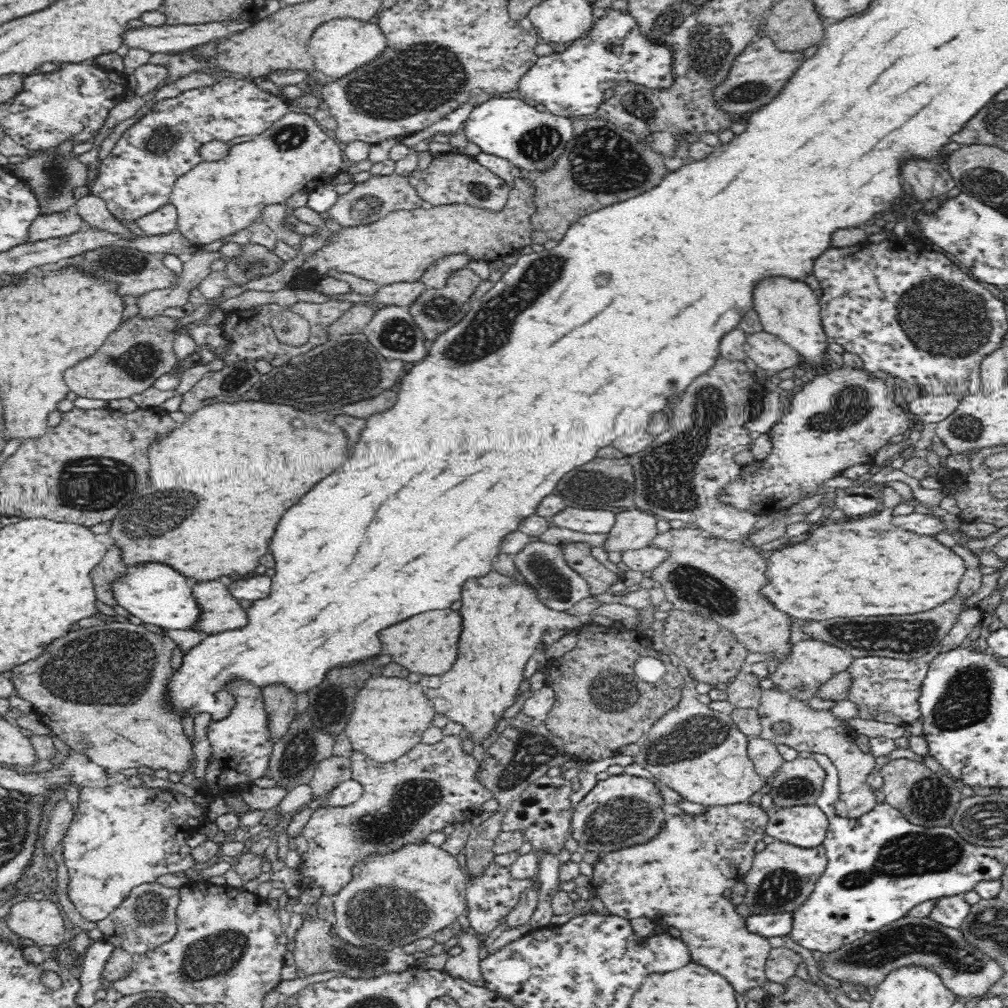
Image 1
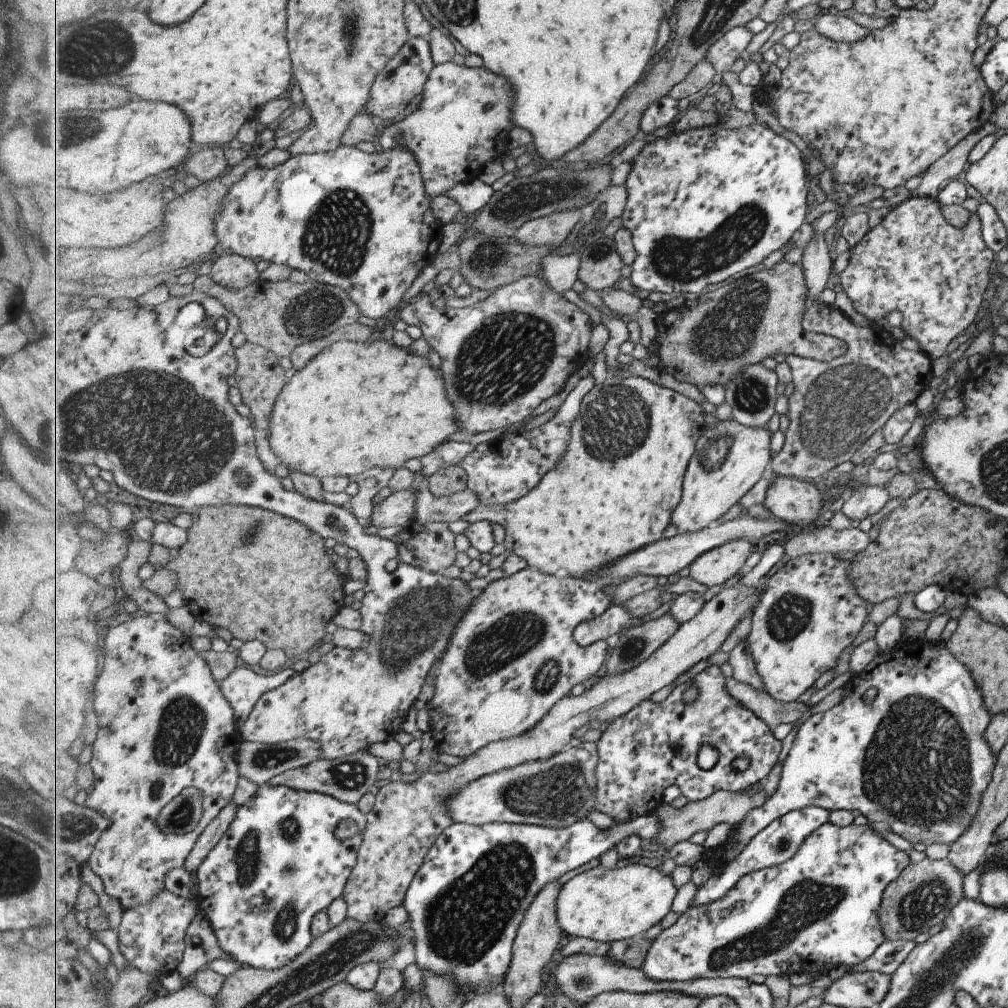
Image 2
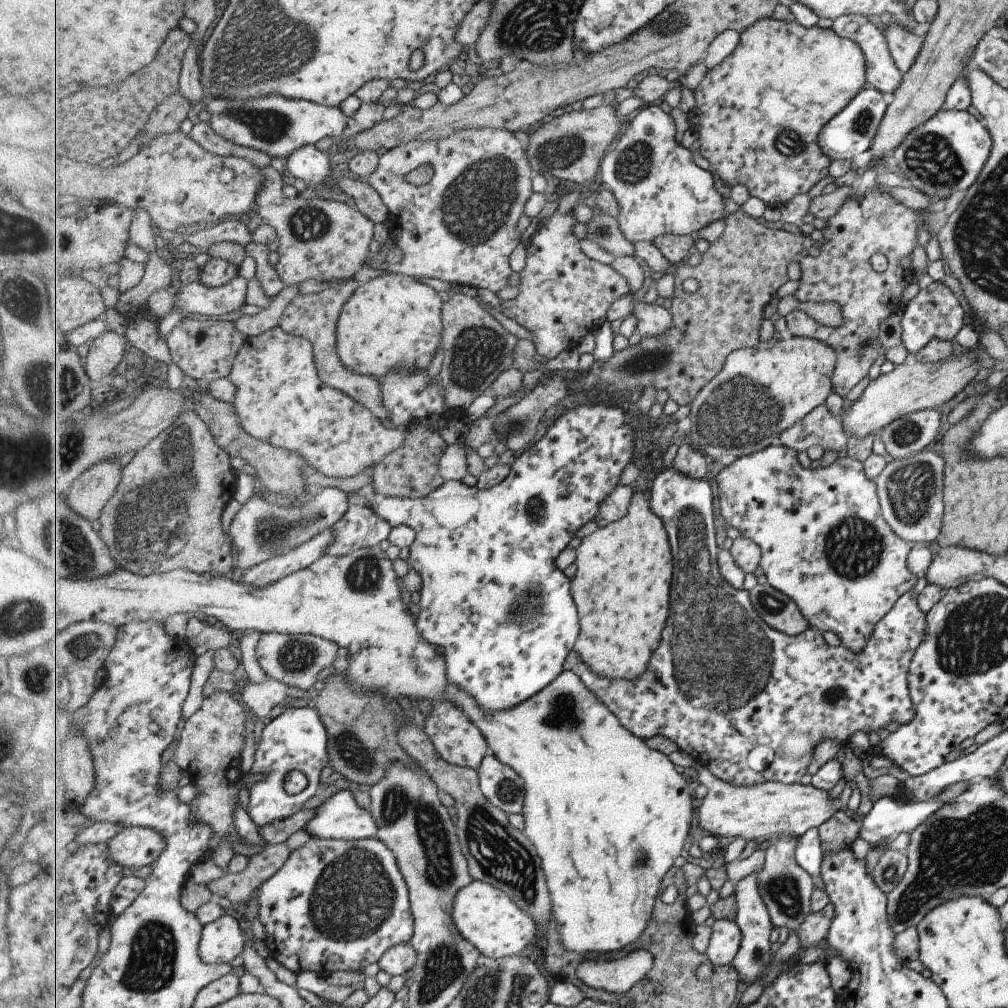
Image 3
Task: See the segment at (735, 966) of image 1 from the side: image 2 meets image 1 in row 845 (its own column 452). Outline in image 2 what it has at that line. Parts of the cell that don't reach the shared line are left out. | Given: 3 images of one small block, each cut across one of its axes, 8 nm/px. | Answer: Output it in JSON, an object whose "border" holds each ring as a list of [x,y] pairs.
{"border":[[[529,570],[520,571],[518,574],[509,578],[502,578],[492,581],[487,588],[481,590],[476,602],[473,604],[469,613],[462,619],[460,626],[456,629],[451,645],[440,663],[440,674],[436,678],[435,692],[431,705],[428,707],[432,712],[432,732],[436,742],[436,750],[440,753],[469,759],[477,752],[487,747],[489,744],[500,741],[509,741],[513,738],[525,737],[530,731],[533,731],[548,715],[552,709],[563,699],[569,697],[572,691],[578,685],[584,684],[591,679],[591,676],[597,676],[597,672],[603,668],[607,660],[607,640],[602,639],[589,647],[583,647],[574,638],[576,629],[583,622],[590,622],[600,618],[612,606],[612,598],[599,586],[597,581],[589,580],[583,577],[569,576],[558,578],[554,575],[545,575],[540,571],[529,572]]]}

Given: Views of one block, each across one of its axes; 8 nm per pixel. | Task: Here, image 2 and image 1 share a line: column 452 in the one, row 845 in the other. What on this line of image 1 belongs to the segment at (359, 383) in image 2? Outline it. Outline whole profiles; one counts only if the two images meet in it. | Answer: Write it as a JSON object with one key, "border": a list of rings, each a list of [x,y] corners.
{"border":[[[430,842],[404,844],[392,852],[370,853],[356,861],[353,867],[350,882],[332,896],[336,922],[331,924],[331,934],[345,946],[391,952],[450,926],[468,907],[469,884],[462,864],[456,856]]]}

